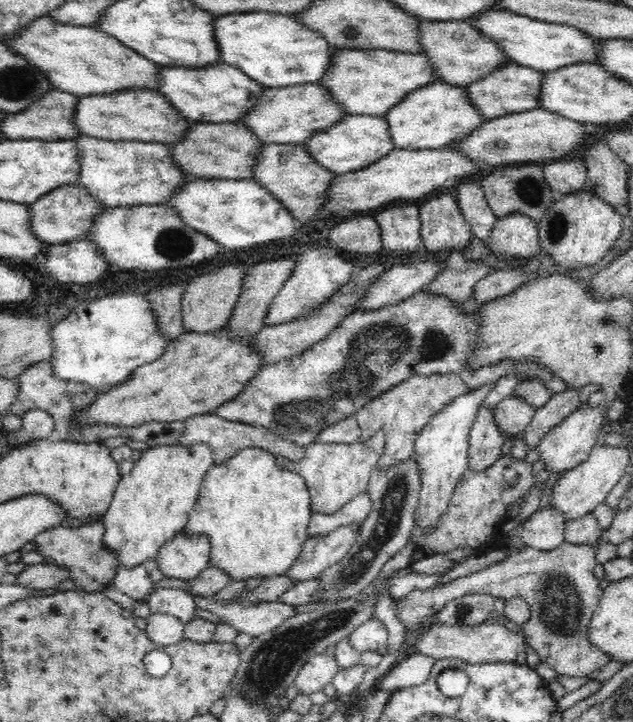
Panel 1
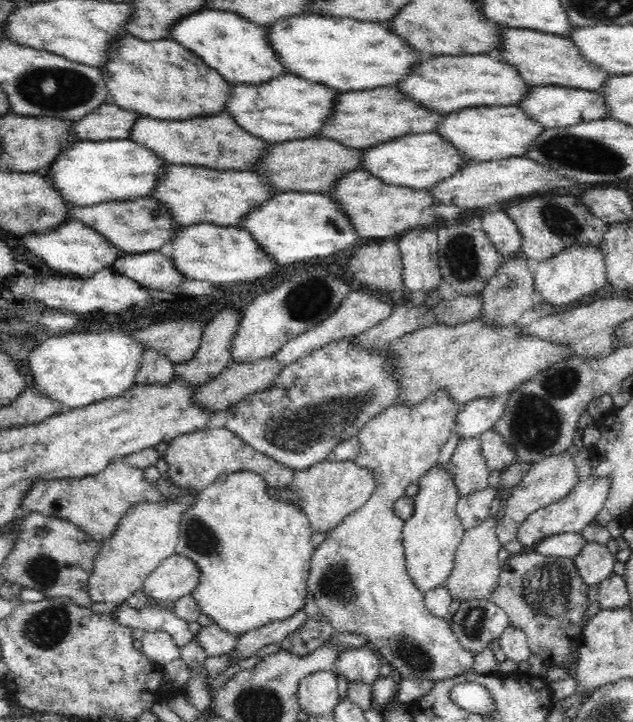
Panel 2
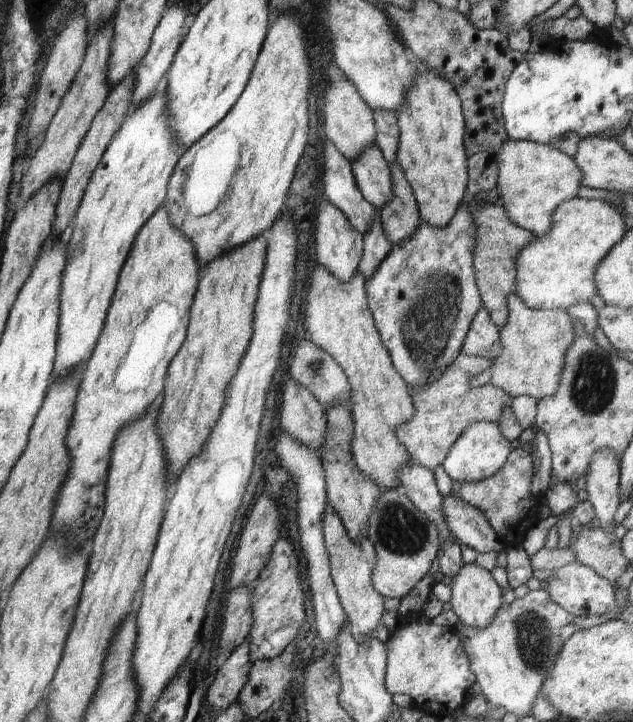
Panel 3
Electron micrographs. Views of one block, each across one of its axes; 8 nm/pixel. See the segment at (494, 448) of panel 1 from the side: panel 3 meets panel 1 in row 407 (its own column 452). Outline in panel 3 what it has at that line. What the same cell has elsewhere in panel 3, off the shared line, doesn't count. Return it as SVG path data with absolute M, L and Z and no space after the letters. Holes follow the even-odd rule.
M519 446L510 452L506 464L494 476L478 480L478 482L456 482L456 480L452 480L452 492L464 500L466 504L484 512L484 516L488 518L490 526L498 535L498 540L503 543L505 549L516 547L520 544L526 531L536 521L541 520L539 517L540 509L533 507L537 497L530 491L532 476L535 472L536 467L531 452Z

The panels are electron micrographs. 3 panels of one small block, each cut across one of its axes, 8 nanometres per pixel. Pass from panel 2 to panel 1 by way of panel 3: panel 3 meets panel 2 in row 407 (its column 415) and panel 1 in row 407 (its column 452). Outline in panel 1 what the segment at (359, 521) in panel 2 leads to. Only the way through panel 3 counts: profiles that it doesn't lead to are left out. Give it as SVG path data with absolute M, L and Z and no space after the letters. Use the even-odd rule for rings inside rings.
M457 374L412 375L369 400L355 415L361 428L360 441L368 440L378 429L383 430L385 447L376 468L386 470L394 464L400 464L400 461L412 458L415 455L416 439L430 418L443 411L457 396L465 395L471 390Z

